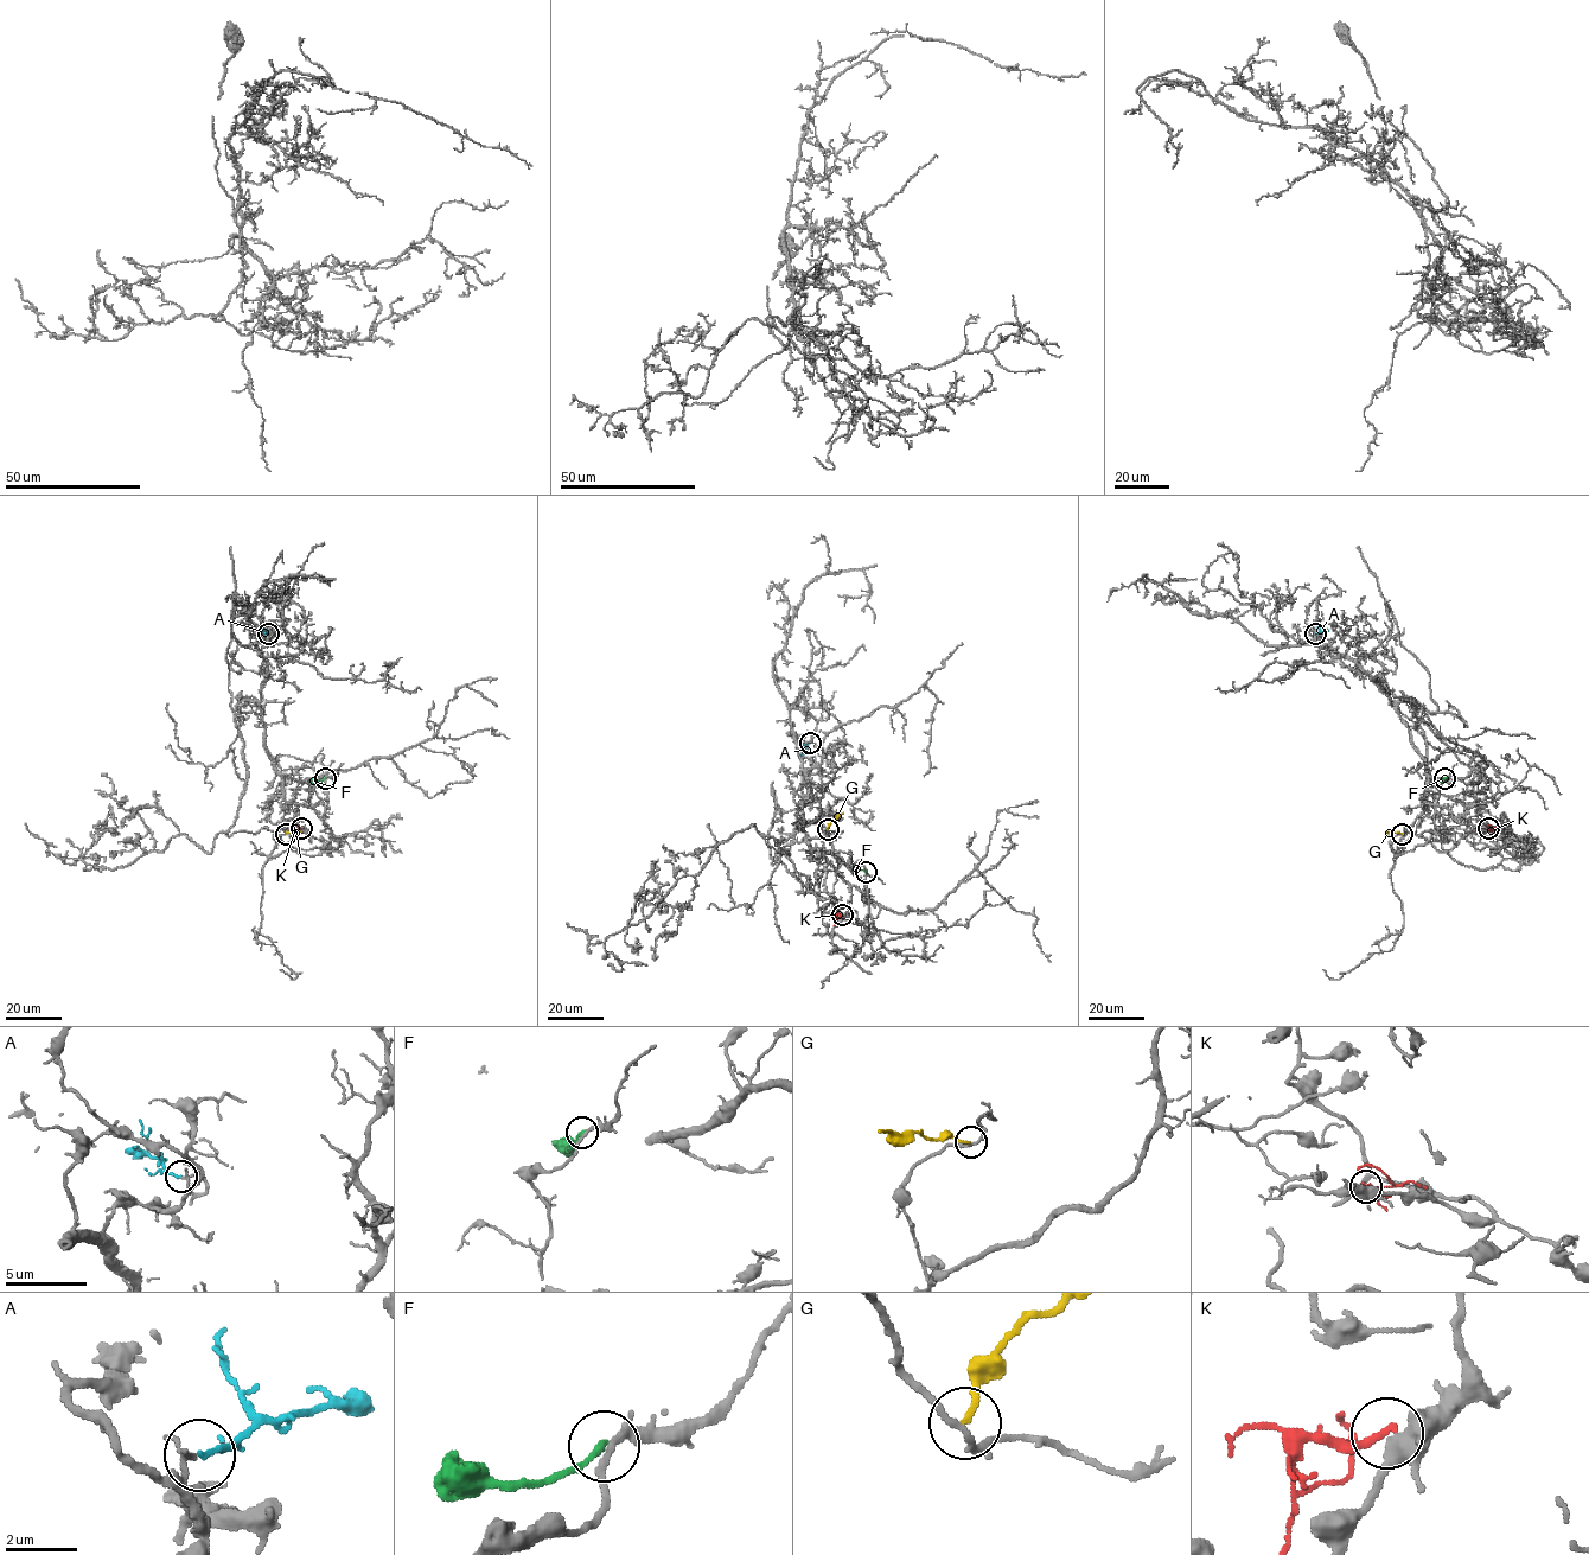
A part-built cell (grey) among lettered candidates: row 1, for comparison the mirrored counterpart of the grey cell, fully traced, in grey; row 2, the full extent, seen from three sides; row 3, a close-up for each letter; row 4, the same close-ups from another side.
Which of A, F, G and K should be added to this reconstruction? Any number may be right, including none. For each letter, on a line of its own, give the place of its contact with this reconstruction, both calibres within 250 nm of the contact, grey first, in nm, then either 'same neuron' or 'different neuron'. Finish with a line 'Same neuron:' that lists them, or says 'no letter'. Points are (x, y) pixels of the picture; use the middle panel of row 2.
A: (810, 743) | 130/150 nm | same neuron
F: (866, 872) | 180/190 nm | different neuron
G: (828, 829) | 180/150 nm | different neuron
K: (842, 915) | 440/240 nm | different neuron
Same neuron: A

